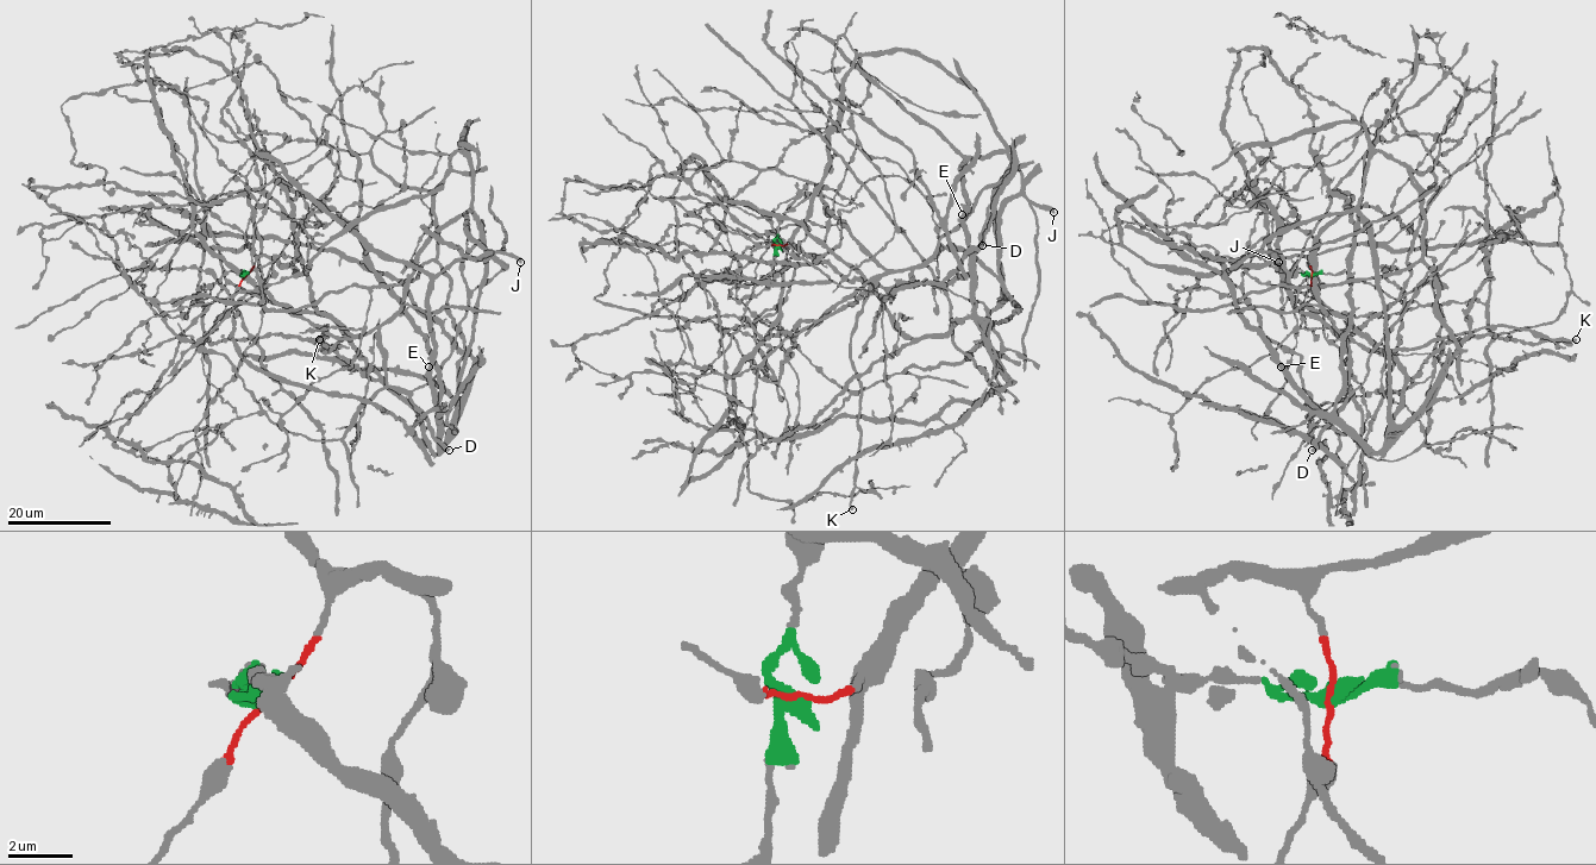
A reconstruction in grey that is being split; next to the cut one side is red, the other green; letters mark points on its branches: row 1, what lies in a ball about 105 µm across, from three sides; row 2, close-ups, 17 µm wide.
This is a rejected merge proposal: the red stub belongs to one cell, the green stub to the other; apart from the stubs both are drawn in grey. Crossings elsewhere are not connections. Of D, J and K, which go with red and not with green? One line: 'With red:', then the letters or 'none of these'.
With red: D, J, K

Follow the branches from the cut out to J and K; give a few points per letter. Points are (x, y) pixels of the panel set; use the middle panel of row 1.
J: (778, 245), (784, 352), (938, 249), (996, 275), (1009, 201), (1053, 212)
K: (778, 245), (788, 242), (782, 277), (784, 352), (805, 328), (871, 283), (851, 338), (861, 386), (852, 509)

